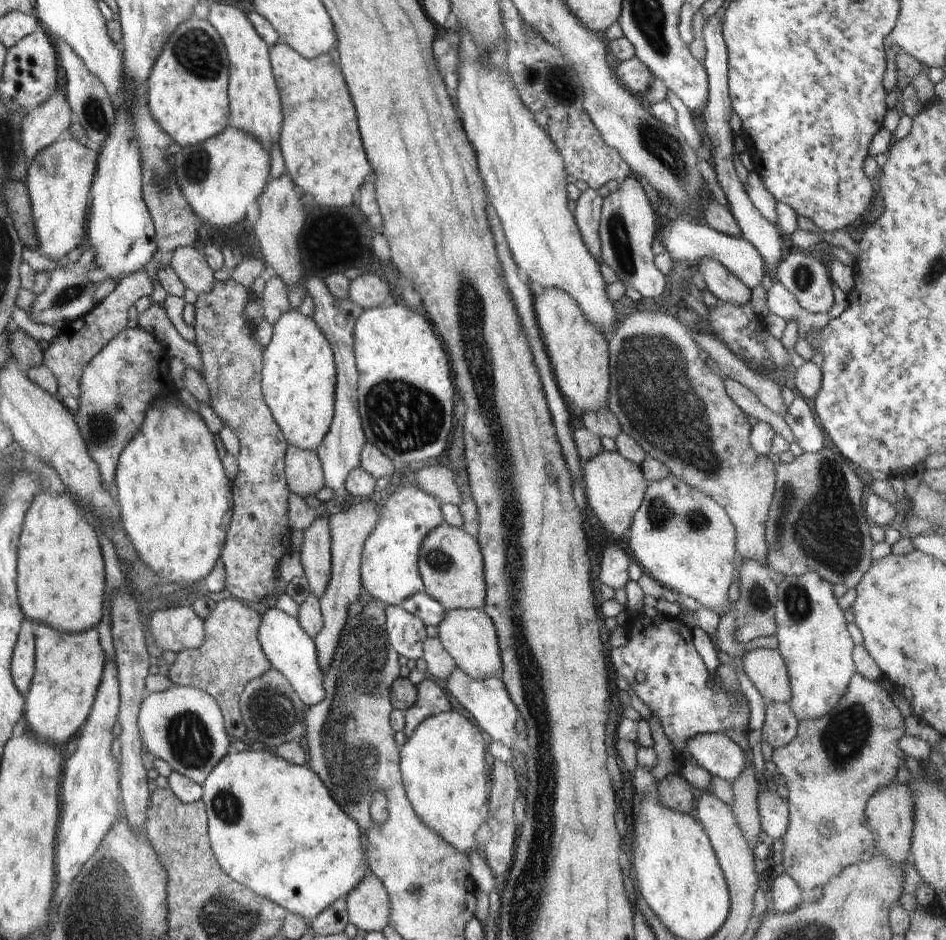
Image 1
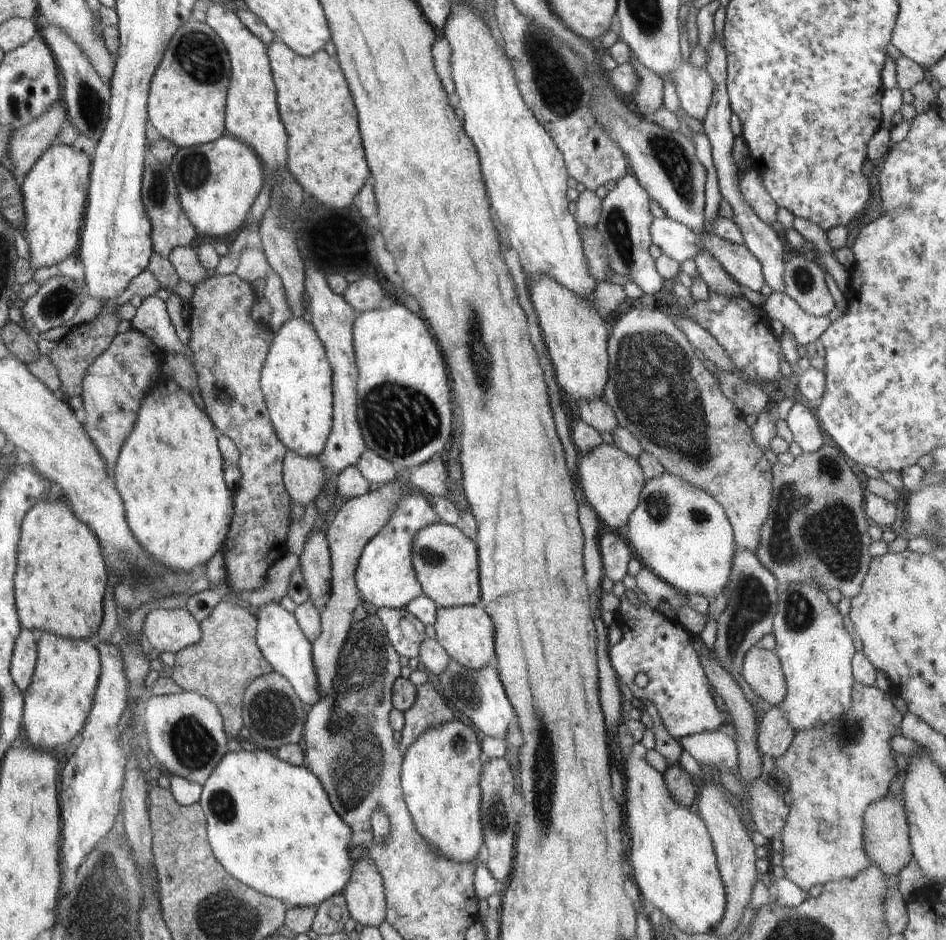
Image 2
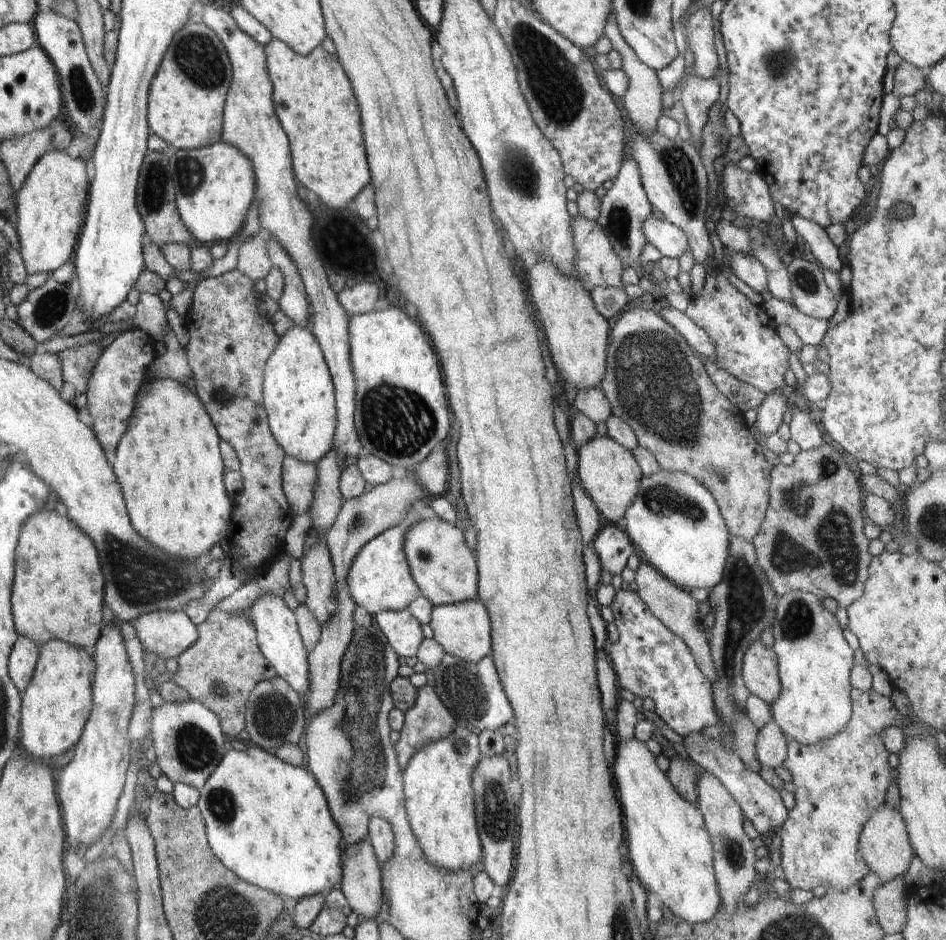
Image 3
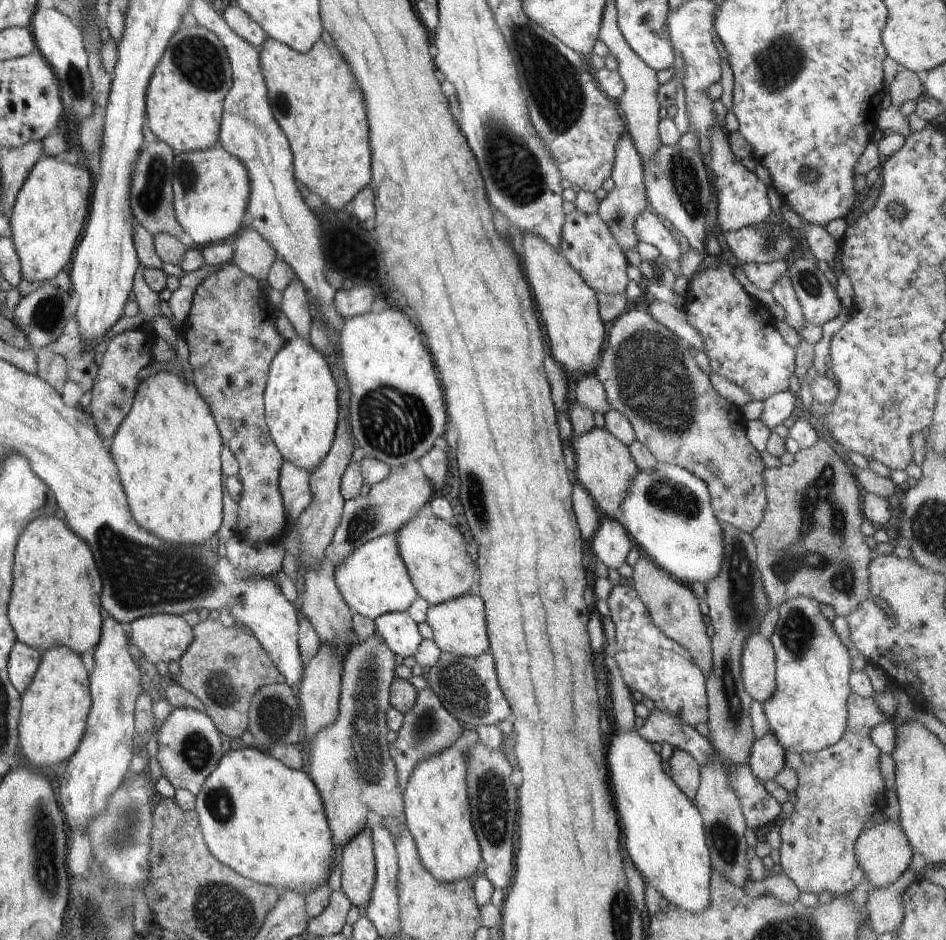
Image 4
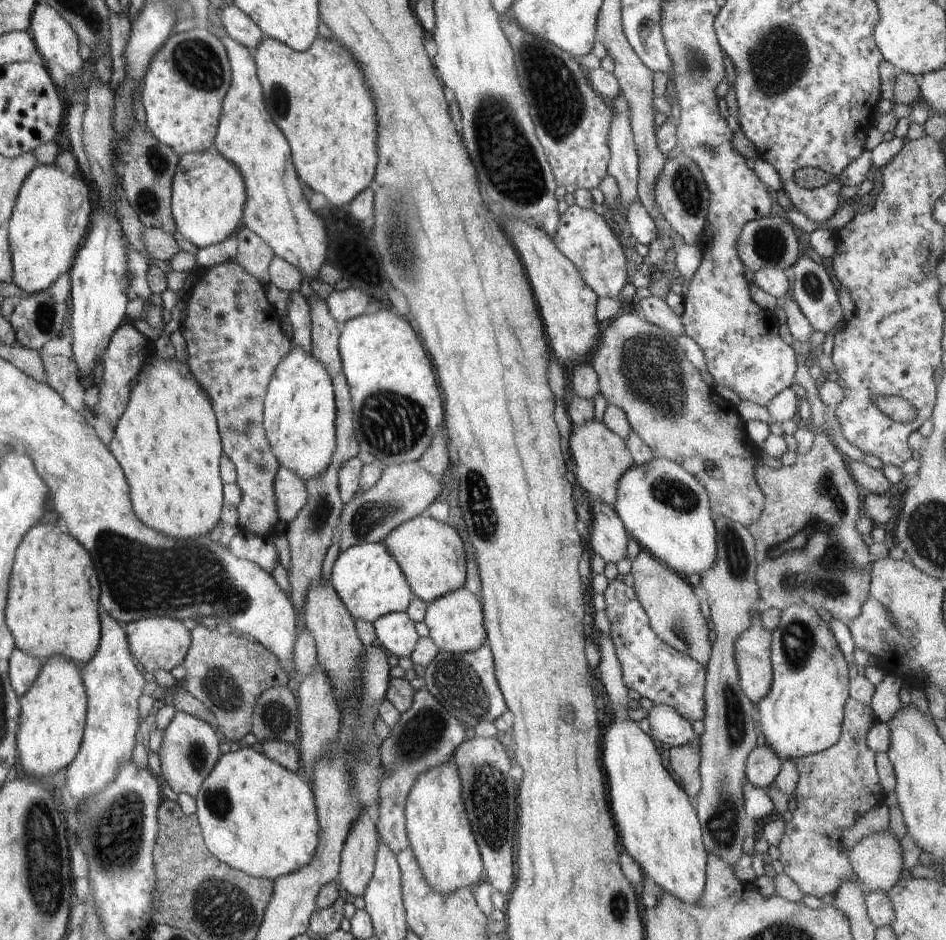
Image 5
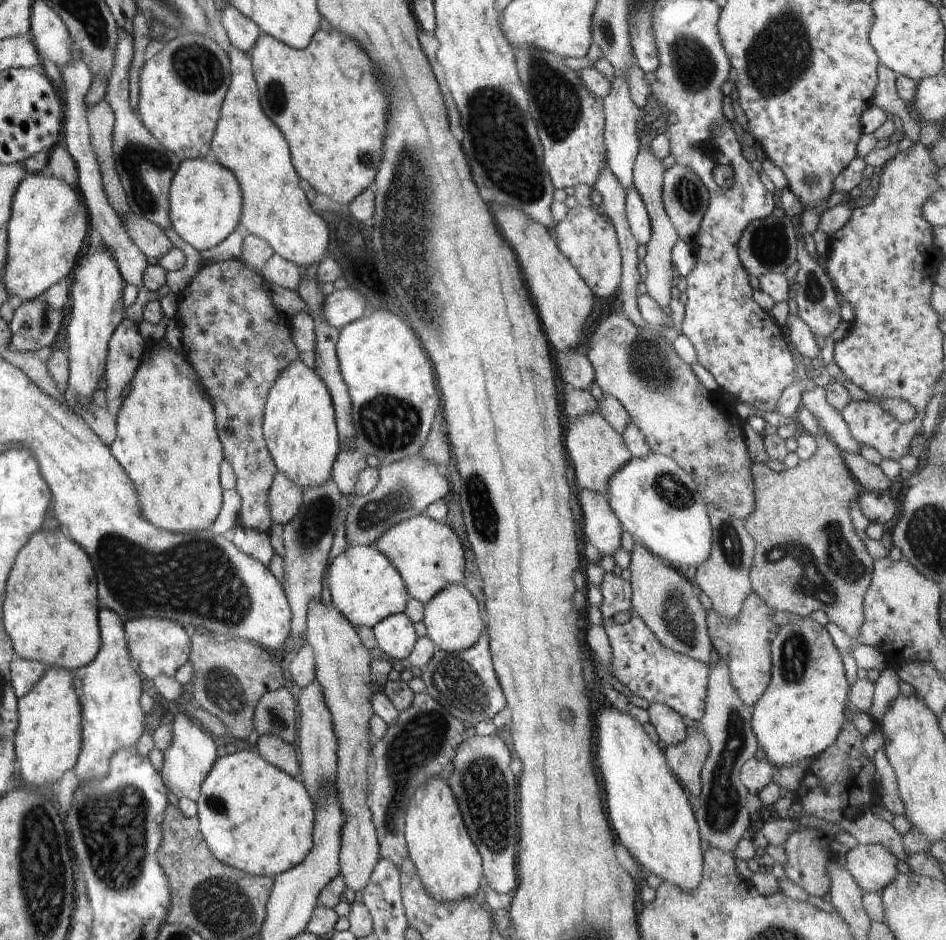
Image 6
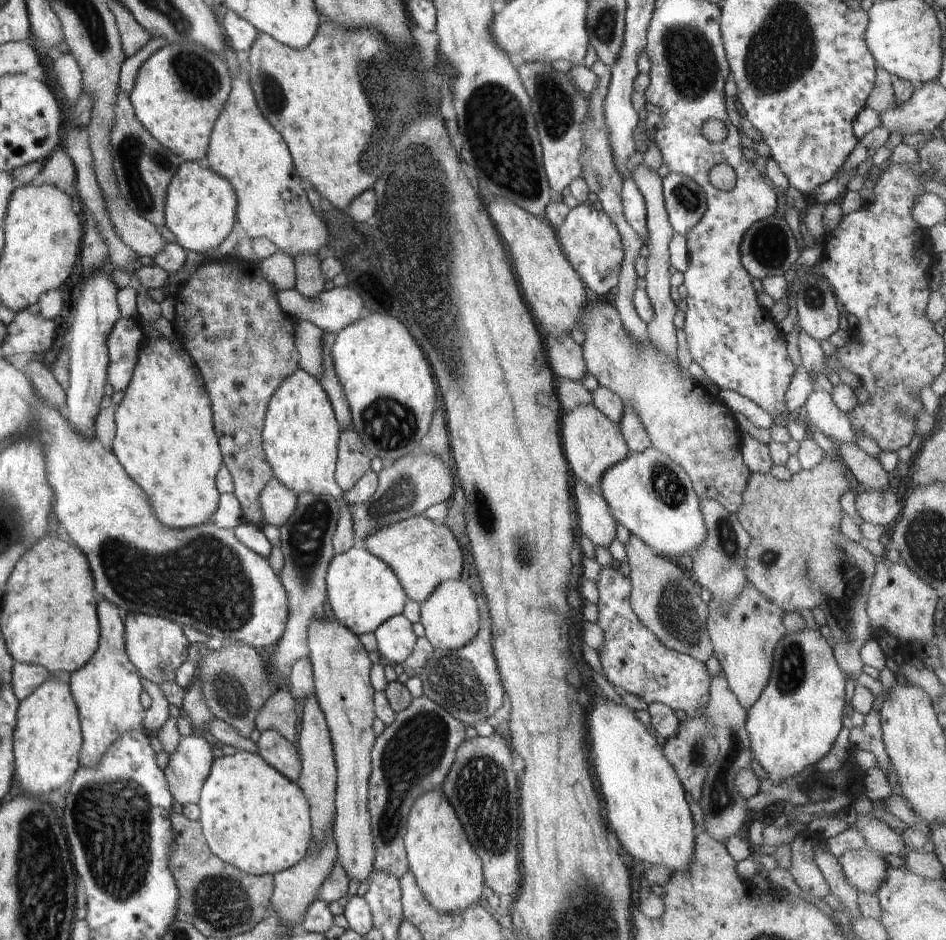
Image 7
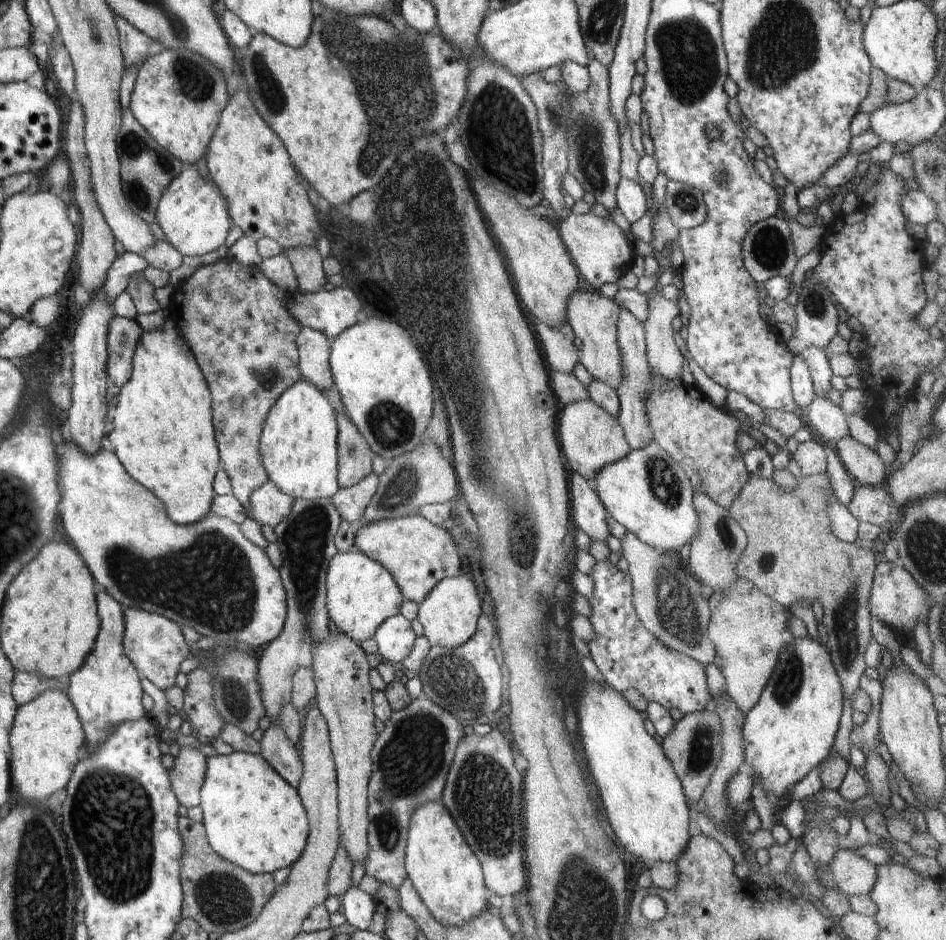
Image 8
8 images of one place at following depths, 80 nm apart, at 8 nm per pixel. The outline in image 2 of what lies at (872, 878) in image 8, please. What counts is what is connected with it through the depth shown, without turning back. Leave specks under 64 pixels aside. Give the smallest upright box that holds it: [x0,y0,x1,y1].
[863,794,913,879]

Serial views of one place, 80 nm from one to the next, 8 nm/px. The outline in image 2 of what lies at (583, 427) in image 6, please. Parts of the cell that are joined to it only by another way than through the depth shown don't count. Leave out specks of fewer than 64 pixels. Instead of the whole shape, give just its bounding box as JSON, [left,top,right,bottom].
[577,443,647,532]

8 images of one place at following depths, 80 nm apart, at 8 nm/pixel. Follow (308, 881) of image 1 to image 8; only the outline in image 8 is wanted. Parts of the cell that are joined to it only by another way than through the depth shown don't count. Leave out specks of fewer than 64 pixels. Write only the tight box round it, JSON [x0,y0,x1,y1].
[200,751,309,875]

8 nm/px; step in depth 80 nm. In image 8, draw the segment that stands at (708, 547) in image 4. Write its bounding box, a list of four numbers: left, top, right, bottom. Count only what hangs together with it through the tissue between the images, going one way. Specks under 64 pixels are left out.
[593,440,699,552]

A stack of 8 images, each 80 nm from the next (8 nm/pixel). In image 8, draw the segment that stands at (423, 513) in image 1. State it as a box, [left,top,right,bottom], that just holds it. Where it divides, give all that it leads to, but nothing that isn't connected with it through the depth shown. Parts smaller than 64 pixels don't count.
[327,548,405,644]

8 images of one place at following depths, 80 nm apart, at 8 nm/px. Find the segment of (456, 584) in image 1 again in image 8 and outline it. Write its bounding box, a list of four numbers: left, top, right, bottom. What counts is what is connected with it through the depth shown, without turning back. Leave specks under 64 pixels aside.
[353,514,460,603]

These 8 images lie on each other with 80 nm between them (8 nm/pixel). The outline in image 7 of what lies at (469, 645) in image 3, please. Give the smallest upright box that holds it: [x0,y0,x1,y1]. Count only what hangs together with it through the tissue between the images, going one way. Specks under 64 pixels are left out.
[420,579,480,650]

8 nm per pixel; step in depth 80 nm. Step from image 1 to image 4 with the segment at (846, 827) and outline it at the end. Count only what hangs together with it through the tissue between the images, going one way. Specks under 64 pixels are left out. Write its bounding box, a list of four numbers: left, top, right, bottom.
[779,693,887,897]

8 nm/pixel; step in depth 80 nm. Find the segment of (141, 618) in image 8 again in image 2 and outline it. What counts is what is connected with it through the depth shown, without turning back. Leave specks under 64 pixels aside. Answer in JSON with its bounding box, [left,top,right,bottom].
[142,609,201,654]

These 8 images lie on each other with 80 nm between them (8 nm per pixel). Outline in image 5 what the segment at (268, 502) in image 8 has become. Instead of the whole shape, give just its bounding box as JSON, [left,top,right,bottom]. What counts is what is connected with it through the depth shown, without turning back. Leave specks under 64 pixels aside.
[273,465,306,524]

